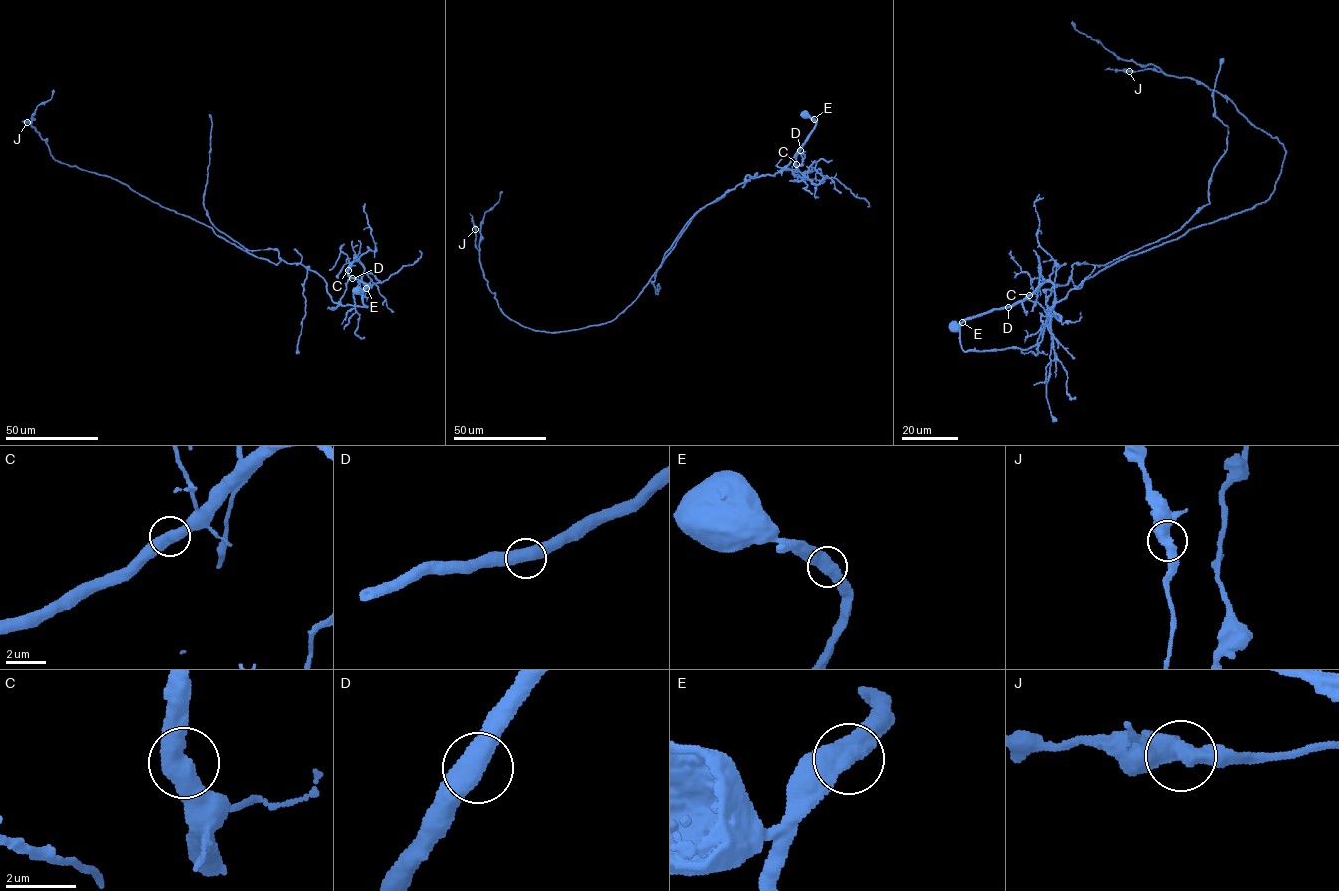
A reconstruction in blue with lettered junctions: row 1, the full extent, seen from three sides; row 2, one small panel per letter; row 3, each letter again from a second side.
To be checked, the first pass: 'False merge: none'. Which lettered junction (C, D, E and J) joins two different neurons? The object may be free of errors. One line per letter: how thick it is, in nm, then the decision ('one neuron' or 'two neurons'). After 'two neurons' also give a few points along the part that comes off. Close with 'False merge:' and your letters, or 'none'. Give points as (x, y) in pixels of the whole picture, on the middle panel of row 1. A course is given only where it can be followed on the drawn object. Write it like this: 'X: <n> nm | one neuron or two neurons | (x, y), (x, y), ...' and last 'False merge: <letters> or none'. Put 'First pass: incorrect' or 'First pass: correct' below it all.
C: 550 nm | one neuron
D: 550 nm | one neuron
E: 550 nm | one neuron
J: 550 nm | one neuron
False merge: none
First pass: correct

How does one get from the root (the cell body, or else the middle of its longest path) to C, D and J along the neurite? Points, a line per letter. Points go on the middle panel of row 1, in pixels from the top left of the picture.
C: (804, 115), (811, 117), (816, 125), (797, 154), (796, 164)
D: (804, 115), (811, 117), (816, 125), (800, 150)
J: (804, 115), (815, 126), (793, 160), (700, 209), (605, 323), (547, 332), (509, 319), (475, 229)

